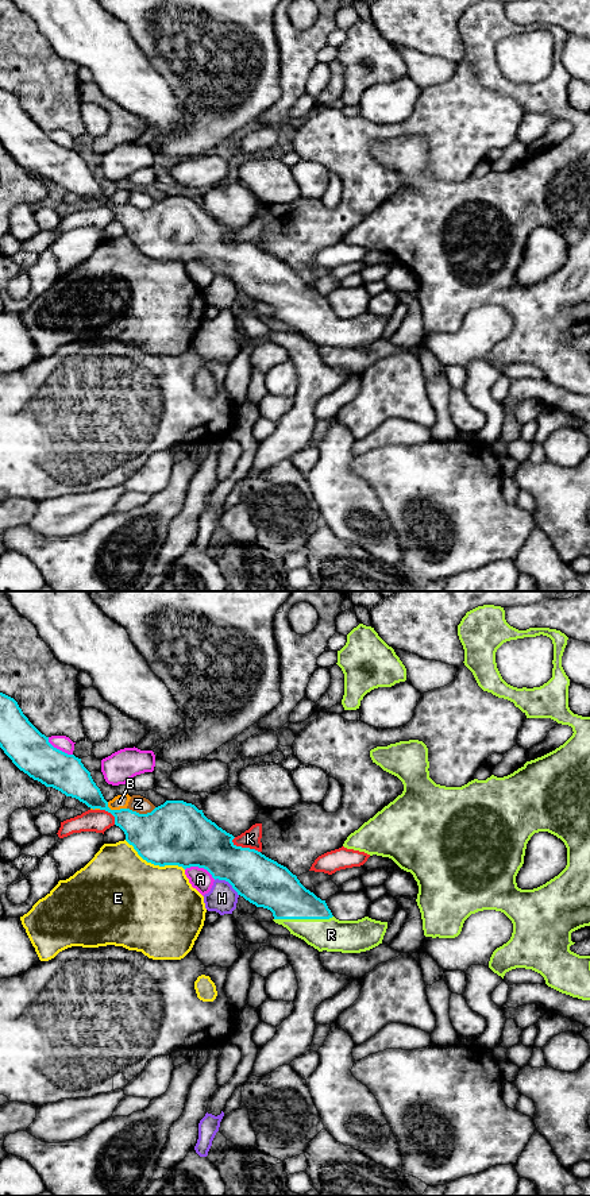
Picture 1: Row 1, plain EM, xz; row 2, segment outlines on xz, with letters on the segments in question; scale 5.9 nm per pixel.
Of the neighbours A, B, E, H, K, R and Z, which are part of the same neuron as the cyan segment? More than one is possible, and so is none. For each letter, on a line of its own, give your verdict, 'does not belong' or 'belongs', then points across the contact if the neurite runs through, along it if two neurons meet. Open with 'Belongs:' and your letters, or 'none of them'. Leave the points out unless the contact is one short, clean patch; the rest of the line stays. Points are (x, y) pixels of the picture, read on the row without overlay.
Belongs: R
A: does not belong
B: does not belong
E: does not belong
H: does not belong; border xz (215, 274), (227, 277), (238, 290)
K: does not belong
R: belongs
Z: does not belong

